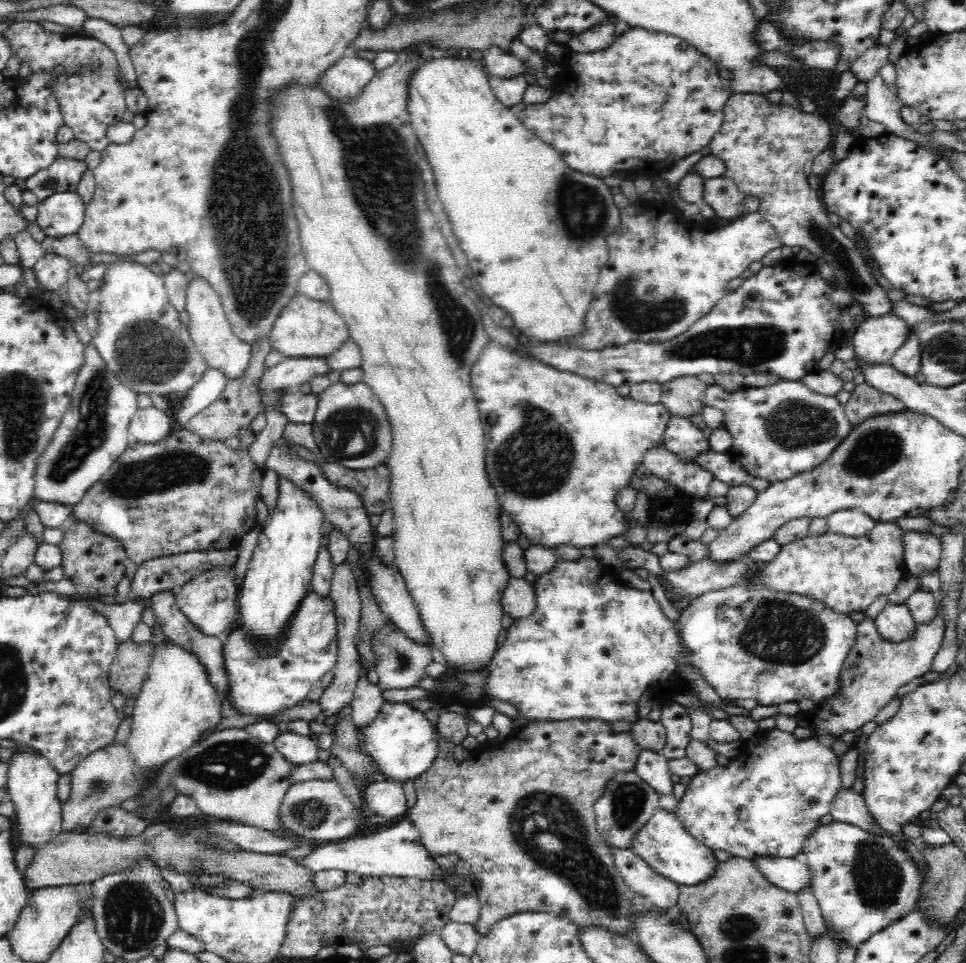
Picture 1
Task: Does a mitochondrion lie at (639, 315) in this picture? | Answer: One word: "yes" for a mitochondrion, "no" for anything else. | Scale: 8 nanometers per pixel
yes

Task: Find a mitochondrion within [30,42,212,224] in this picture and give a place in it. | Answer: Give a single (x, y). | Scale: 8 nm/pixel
(50, 183)

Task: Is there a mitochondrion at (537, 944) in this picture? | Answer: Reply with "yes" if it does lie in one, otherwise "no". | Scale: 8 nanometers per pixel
no

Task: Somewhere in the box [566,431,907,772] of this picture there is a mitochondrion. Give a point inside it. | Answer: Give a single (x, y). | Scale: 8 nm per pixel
(779, 632)

